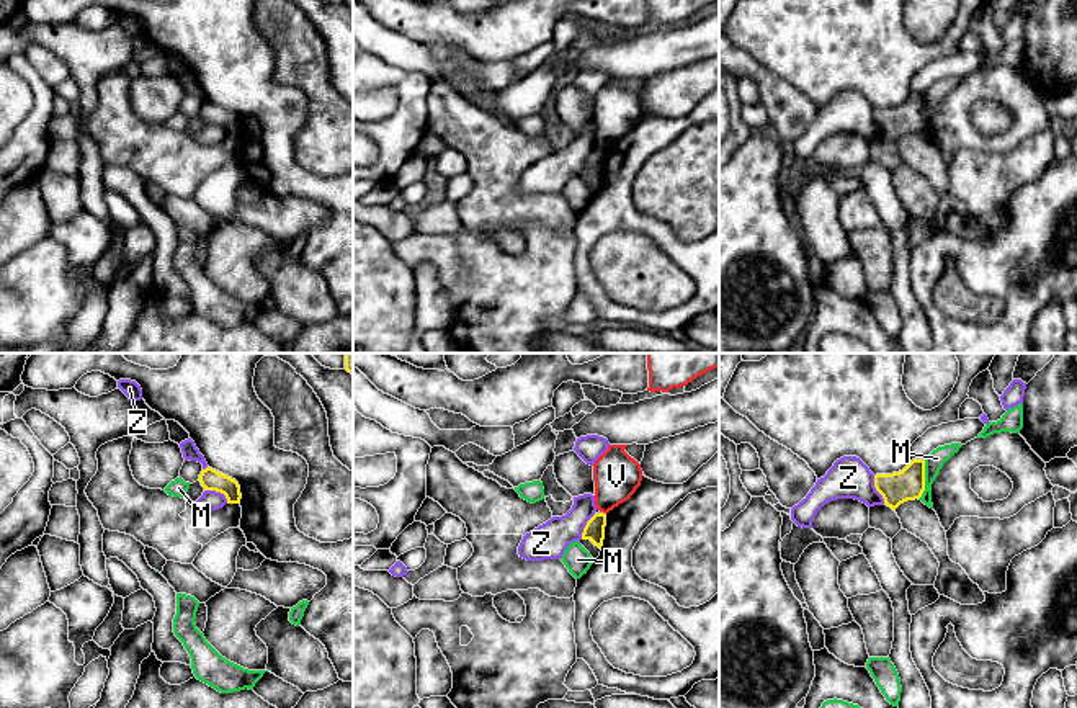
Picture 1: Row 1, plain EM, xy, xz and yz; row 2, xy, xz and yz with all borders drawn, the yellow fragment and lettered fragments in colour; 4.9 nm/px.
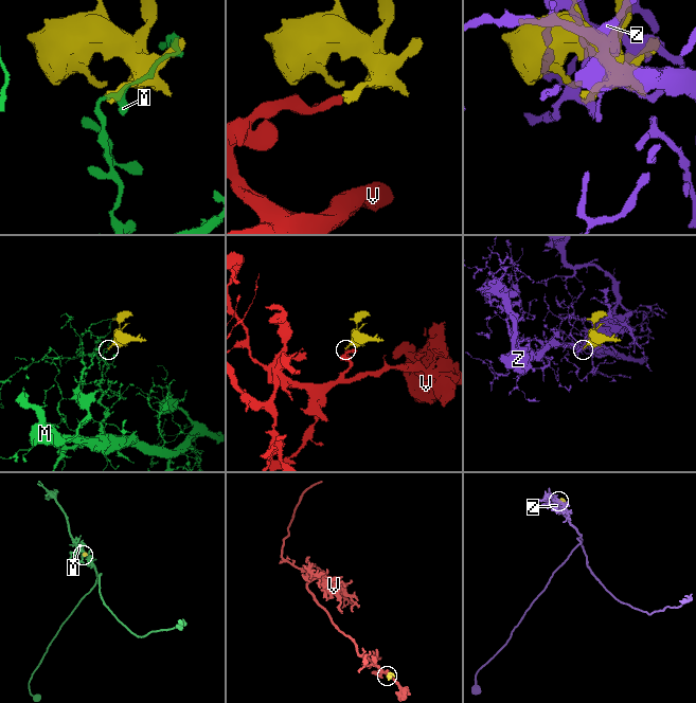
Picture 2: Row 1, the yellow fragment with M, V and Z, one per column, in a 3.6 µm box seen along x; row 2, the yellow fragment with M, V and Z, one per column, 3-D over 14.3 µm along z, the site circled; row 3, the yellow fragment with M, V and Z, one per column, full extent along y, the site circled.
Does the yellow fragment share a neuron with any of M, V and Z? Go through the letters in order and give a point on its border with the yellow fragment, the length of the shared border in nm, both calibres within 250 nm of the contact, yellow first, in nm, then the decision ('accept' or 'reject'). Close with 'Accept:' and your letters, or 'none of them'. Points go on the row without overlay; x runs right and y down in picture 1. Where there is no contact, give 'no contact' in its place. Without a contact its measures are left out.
M: yz (924, 113) | 200 nm | 160/90 nm | reject
V: xz (602, 146) | 30 nm | 100/220 nm | reject
Z: yz (876, 123) | 160 nm | 160/200 nm | reject
Accept: none of them

